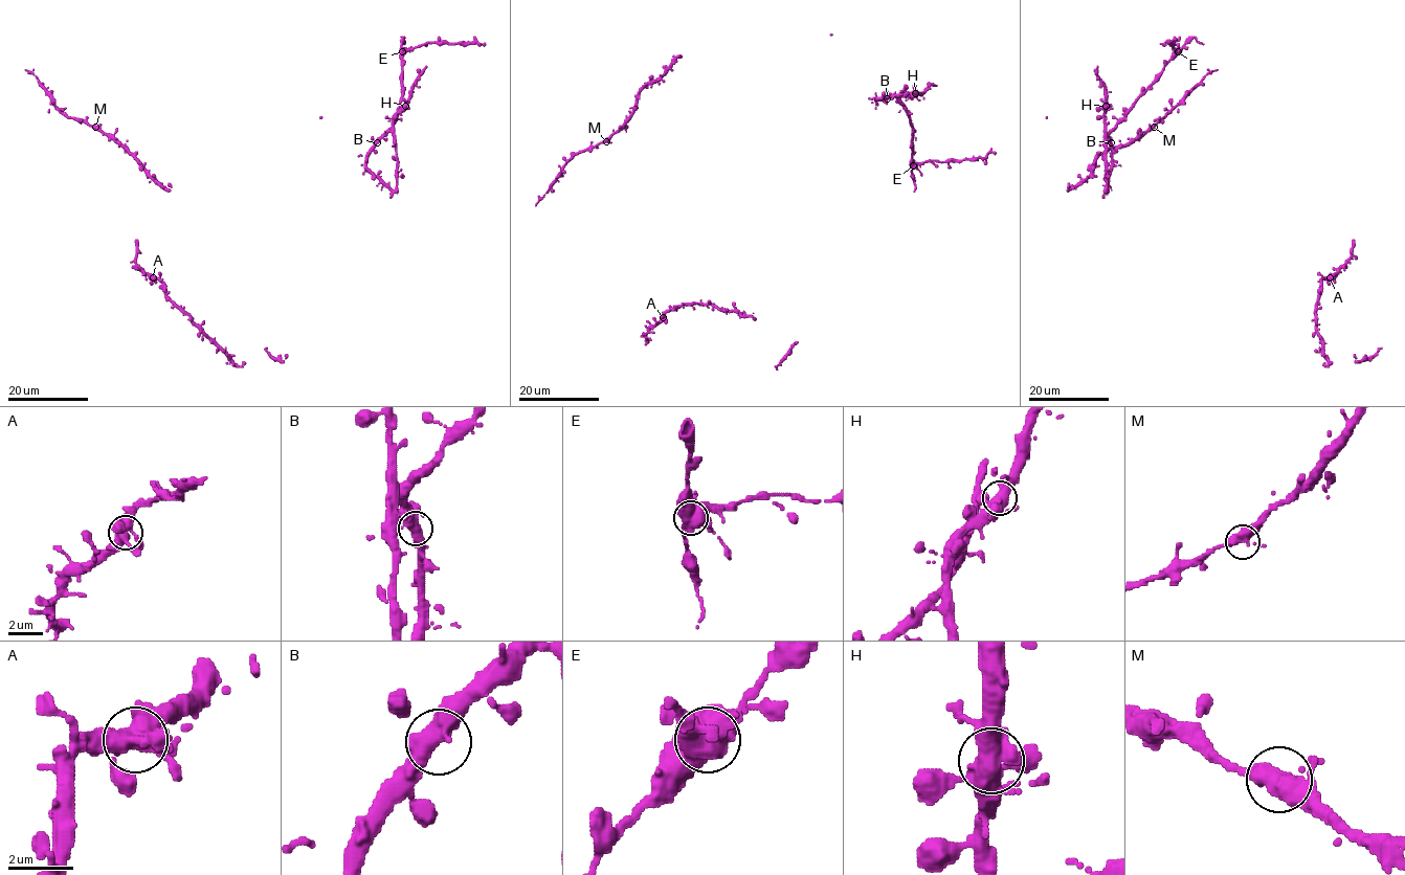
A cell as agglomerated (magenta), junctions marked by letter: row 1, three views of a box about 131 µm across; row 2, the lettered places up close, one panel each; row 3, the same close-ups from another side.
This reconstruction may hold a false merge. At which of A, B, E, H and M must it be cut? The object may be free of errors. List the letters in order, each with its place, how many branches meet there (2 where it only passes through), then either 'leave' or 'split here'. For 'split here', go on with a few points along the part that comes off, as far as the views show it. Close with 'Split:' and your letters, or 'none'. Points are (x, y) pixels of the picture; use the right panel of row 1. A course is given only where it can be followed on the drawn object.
A: at (1330, 277); 5 branches meet; leave
B: at (1111, 142); 3 branches meet; leave
E: at (1178, 51); 4 branches meet; split here; foreign part runs (1178, 51), (1174, 42), (1165, 42), (1165, 45)
H: at (1106, 106); 4 branches meet; leave
M: at (1154, 127); 2 branches meet; leave
Split: E

